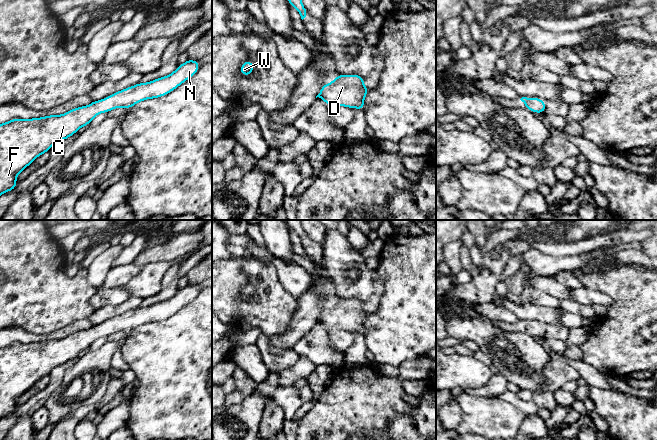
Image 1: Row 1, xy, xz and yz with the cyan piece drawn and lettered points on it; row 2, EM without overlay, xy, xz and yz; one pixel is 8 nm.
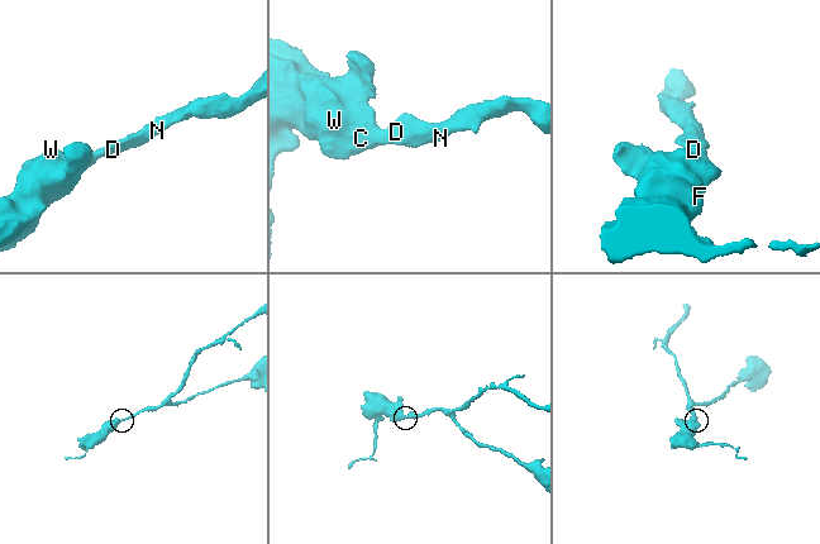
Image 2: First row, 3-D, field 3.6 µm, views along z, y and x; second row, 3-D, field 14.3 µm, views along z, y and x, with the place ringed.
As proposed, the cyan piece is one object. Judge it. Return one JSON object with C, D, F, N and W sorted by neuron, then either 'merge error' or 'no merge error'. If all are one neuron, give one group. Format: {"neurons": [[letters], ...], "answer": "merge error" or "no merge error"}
{"neurons": [["C", "D", "F", "N", "W"]], "answer": "no merge error"}

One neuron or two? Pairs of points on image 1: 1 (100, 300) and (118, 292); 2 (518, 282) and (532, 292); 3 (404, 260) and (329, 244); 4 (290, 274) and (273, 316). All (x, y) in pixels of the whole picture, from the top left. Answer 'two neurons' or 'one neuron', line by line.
1: one neuron
2: two neurons
3: two neurons
4: two neurons

